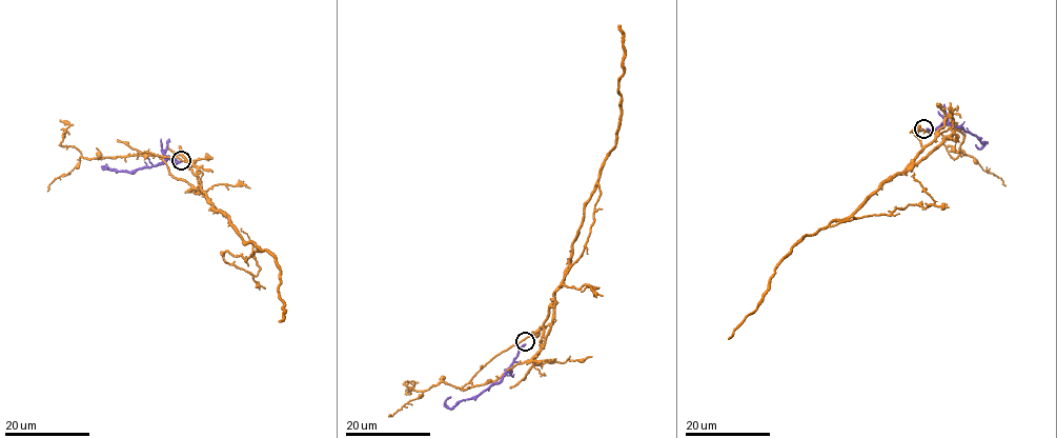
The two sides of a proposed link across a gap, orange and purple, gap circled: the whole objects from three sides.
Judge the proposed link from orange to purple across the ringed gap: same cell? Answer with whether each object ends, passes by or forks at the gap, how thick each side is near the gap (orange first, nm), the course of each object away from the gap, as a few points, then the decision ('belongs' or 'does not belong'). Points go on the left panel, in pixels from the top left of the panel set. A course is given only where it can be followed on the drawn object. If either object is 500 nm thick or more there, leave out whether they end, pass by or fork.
orange passes by; purple ends there; 160 nm thick on the orange side, 220 nm on the other; orange runs (180, 159), (197, 168), (212, 210), (260, 251), (224, 259), (256, 275), (240, 229); purple runs (181, 161), (178, 163), (167, 158), (162, 163), (130, 172), (104, 168), (105, 163); does not belong

